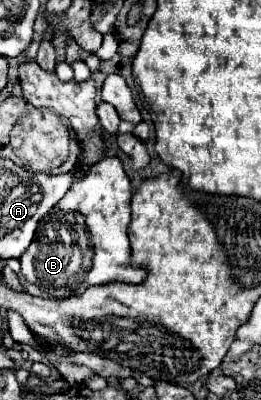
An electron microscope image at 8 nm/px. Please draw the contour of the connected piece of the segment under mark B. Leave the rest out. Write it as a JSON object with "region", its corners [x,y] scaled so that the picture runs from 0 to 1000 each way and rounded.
{"region":[[[395,393],[333,438],[272,463],[272,478],[149,558],[134,608],[73,643],[80,693],[142,713],[180,743],[257,748],[310,738],[349,713],[433,703],[533,713],[563,698],[556,663],[510,663],[494,613],[502,458],[448,393]]]}

